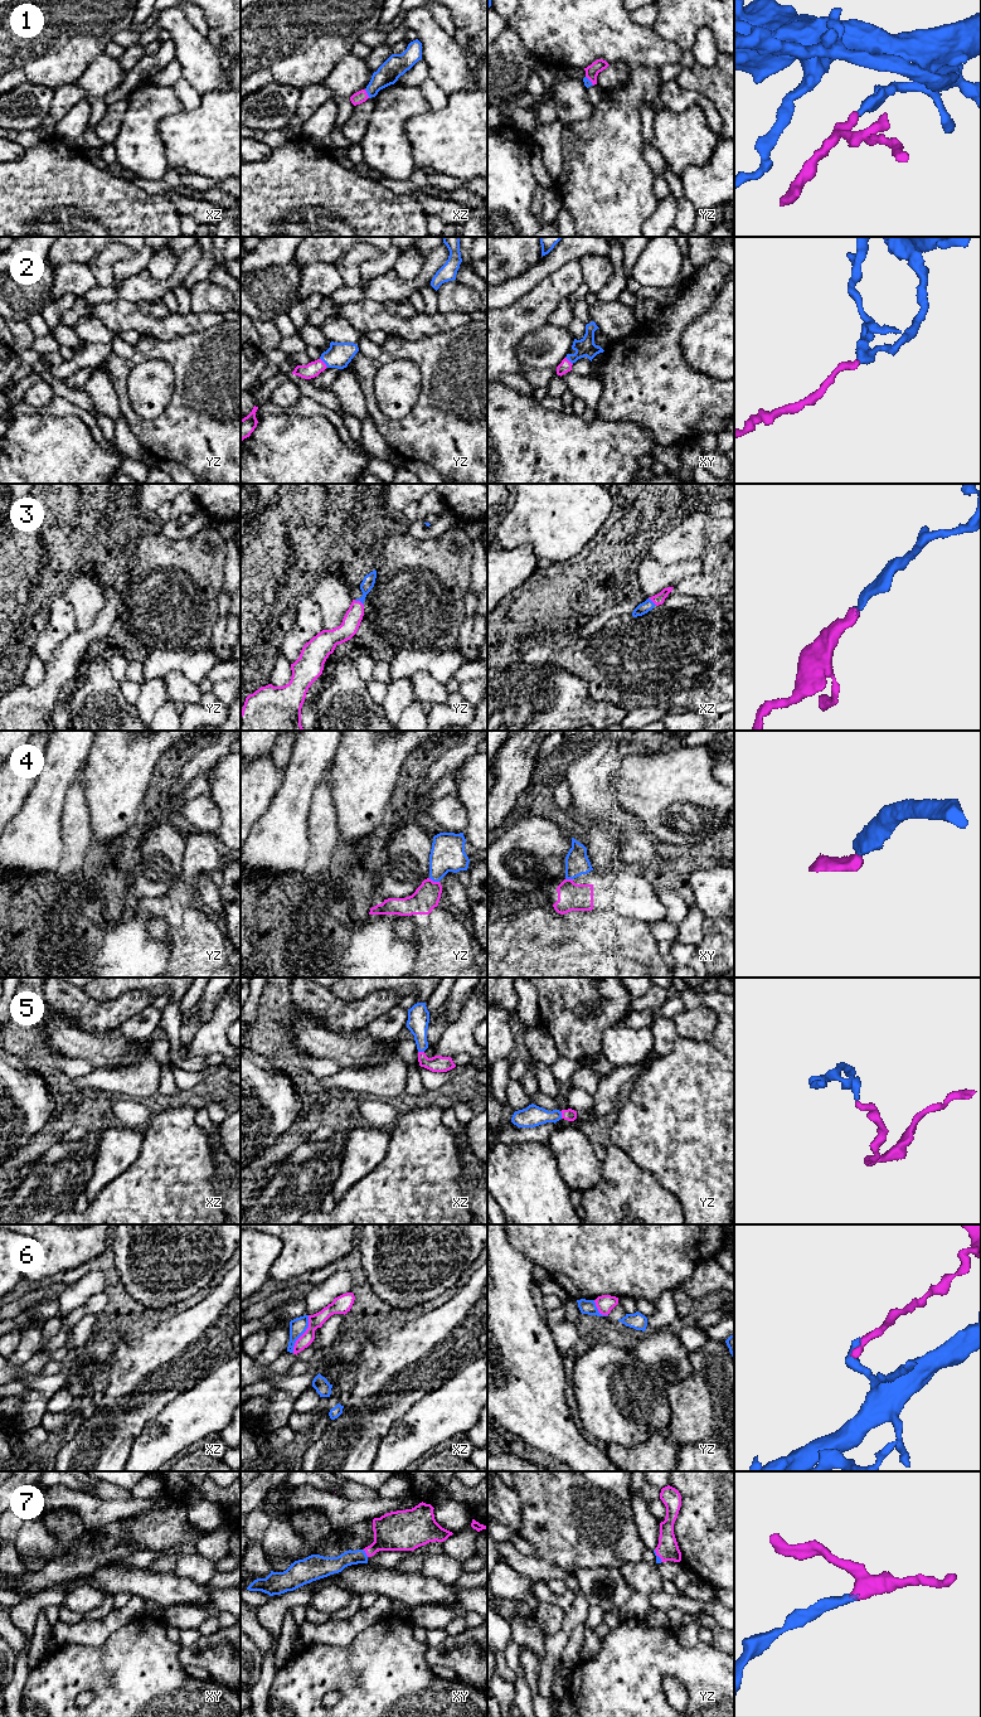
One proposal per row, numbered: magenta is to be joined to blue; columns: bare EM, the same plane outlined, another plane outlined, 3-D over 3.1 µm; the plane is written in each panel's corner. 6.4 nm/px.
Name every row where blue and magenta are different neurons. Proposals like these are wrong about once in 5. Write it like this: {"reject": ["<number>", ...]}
{"reject": ["6"]}

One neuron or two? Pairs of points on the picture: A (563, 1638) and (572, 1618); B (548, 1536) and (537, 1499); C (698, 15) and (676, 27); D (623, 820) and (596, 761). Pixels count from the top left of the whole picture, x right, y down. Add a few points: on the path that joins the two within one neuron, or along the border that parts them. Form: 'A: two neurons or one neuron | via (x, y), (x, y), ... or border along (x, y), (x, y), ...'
A: one neuron | via (564, 1633), (569, 1623)
B: one neuron | via (548, 1527), (548, 1511), (545, 1508)
C: one neuron | via (693, 15), (688, 15), (681, 22)
D: one neuron | via (608, 806), (596, 794), (596, 776)

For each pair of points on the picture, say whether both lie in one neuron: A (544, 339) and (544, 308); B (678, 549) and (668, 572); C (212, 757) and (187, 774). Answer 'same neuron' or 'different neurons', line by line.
A: different neurons
B: different neurons
C: same neuron

